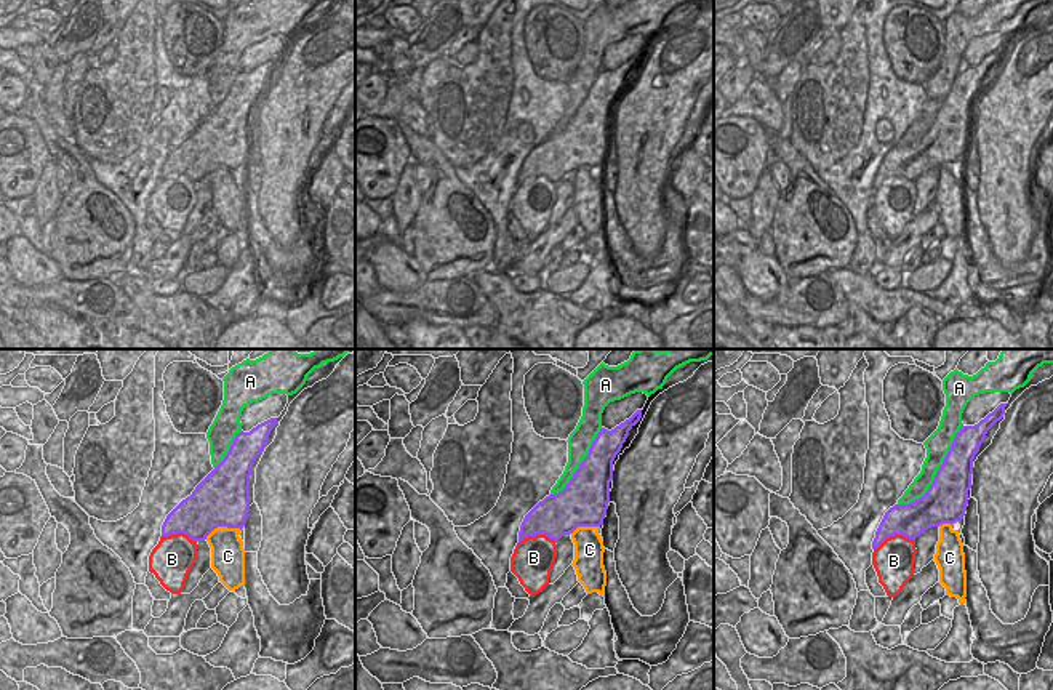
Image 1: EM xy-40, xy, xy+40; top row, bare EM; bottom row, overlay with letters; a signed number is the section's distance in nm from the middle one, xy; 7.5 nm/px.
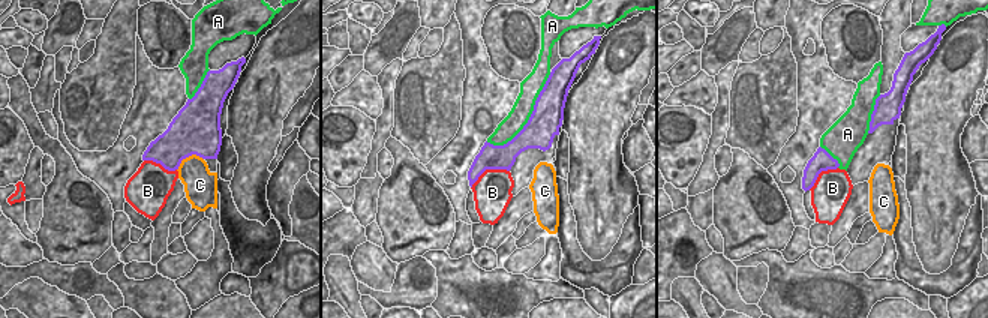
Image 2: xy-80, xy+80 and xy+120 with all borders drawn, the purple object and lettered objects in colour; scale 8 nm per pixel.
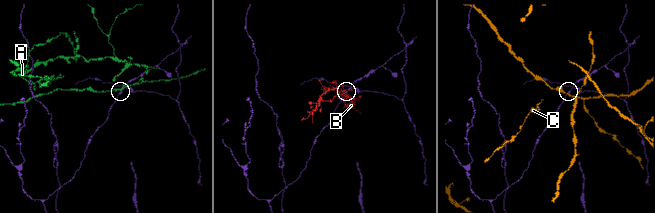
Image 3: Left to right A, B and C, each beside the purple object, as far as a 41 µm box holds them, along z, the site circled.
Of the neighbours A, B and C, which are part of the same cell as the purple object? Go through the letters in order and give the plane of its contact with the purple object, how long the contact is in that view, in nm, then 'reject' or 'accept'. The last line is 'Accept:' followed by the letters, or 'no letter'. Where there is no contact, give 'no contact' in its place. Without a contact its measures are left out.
A: xy+40 | 800 nm | reject
B: xy+40 | 320 nm | reject
C: xy-40 | 280 nm | reject
Accept: no letter

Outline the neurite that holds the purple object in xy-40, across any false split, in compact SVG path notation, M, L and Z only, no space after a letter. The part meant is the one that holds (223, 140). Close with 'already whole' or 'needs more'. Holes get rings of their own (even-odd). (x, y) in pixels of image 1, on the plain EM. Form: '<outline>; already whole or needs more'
M270 59L250 74L240 72L224 101L165 160L162 178L187 176L205 183L218 168L243 170L250 154L250 117L277 66Z; already whole

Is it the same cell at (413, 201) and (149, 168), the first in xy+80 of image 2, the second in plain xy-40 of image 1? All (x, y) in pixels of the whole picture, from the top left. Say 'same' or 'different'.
different

